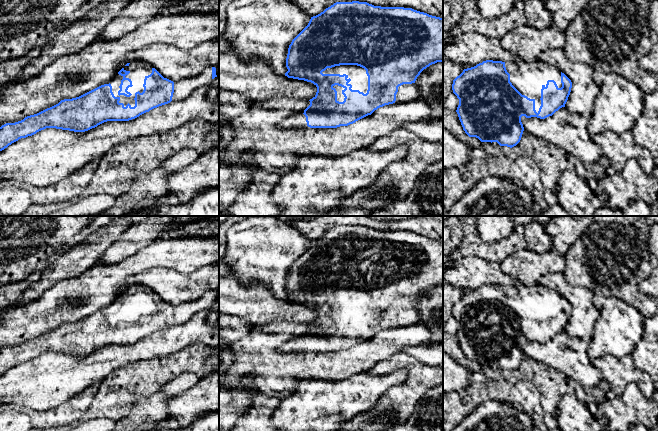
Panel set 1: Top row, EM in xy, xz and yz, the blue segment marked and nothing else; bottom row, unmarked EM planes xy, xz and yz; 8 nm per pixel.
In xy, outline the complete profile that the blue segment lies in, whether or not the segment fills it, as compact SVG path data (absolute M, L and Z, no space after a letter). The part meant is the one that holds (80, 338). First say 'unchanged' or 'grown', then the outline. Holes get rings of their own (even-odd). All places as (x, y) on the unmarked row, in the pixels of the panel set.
grown; M143 285L127 287L109 306L79 321L61 324L58 328L15 347L0 351L0 375L21 362L32 360L46 352L85 356L107 345L129 345L170 326L188 321L200 310L209 308L216 299L215 291L206 291L196 300L173 306Z

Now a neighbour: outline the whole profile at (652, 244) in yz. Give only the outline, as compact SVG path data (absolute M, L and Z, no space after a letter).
M653 224L649 228L649 238L646 242L647 250L651 257L658 259L658 224Z

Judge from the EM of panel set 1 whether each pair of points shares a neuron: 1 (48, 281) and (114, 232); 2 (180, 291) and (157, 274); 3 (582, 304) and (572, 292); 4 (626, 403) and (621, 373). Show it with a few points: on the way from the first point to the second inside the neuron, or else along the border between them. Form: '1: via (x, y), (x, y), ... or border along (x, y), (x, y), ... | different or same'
1: via (64, 267), (85, 255), (98, 242) | same
2: via (174, 288), (163, 280) | same
3: via (581, 301), (575, 295) | same
4: border along (608, 396), (617, 396), (634, 382), (646, 397) | different

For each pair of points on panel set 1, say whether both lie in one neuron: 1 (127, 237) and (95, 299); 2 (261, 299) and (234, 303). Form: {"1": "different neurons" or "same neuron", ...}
{"1": "different neurons", "2": "same neuron"}

